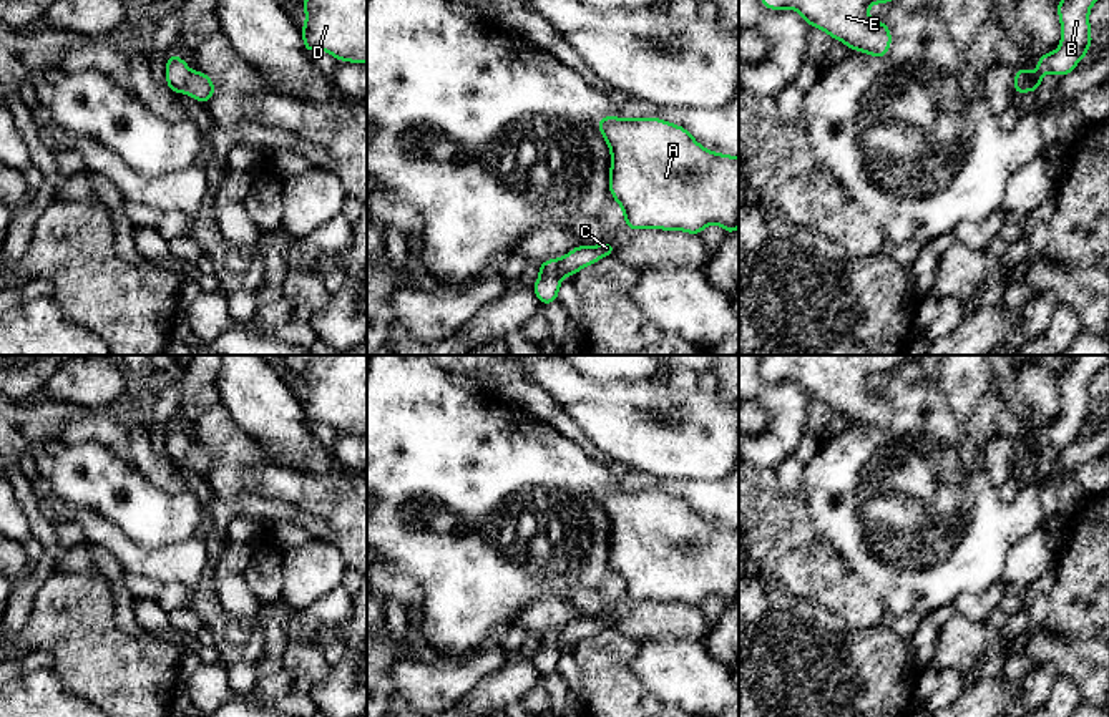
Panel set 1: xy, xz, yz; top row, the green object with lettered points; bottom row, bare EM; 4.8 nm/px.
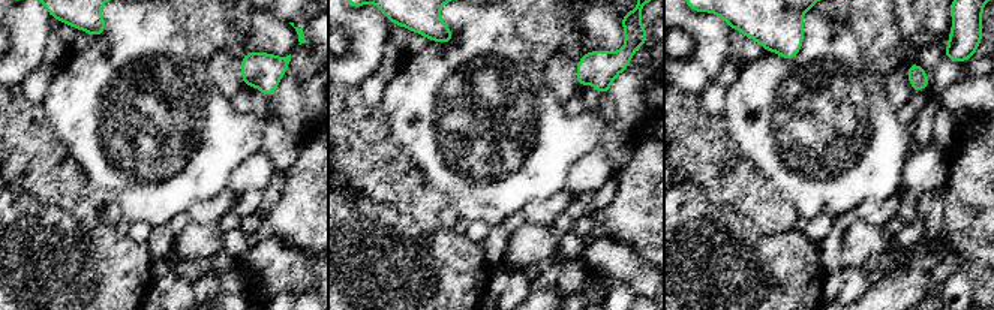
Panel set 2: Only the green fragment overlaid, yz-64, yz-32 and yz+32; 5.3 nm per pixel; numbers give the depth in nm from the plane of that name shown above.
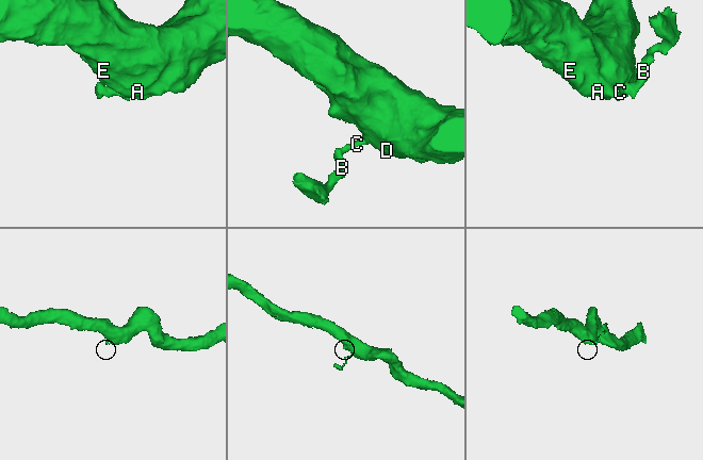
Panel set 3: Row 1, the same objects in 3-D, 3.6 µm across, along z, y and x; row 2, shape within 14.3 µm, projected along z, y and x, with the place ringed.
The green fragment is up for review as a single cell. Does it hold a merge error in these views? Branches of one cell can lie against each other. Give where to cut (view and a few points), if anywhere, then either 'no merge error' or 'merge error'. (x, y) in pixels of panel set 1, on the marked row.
yz (1015, 77), (1026, 82), (1030, 88) | merge error

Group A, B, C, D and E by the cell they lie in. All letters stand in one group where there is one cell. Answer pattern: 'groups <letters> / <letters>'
groups A C D E / B

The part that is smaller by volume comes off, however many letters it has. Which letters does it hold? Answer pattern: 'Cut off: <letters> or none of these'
Cut off: B

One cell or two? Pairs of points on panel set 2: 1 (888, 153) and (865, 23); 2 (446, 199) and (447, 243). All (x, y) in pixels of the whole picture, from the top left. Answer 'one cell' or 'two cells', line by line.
1: two cells
2: two cells

